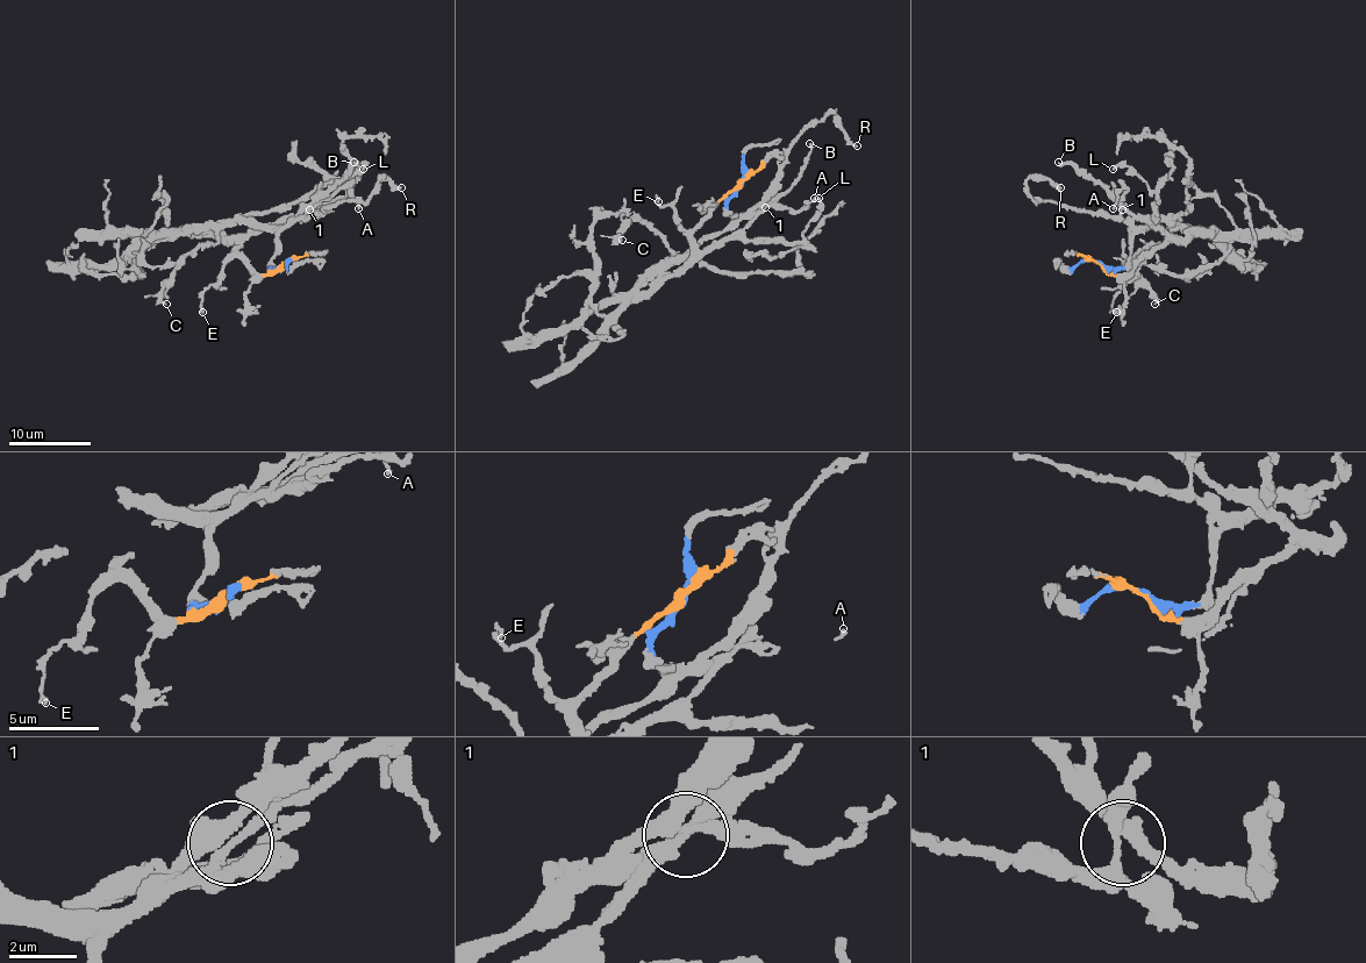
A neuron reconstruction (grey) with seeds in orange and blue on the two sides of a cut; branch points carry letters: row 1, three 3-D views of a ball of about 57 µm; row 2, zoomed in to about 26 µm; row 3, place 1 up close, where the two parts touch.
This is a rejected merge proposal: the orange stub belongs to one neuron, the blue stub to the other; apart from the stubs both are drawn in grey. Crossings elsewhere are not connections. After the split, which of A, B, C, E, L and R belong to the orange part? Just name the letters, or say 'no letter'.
B, E, L

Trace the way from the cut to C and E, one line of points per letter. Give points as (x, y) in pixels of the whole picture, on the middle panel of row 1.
C: (741, 183), (730, 221), (687, 254), (673, 252), (643, 221), (630, 221), (622, 240)
E: (741, 183), (687, 229), (679, 226), (669, 205), (659, 202), (657, 197), (659, 201)

